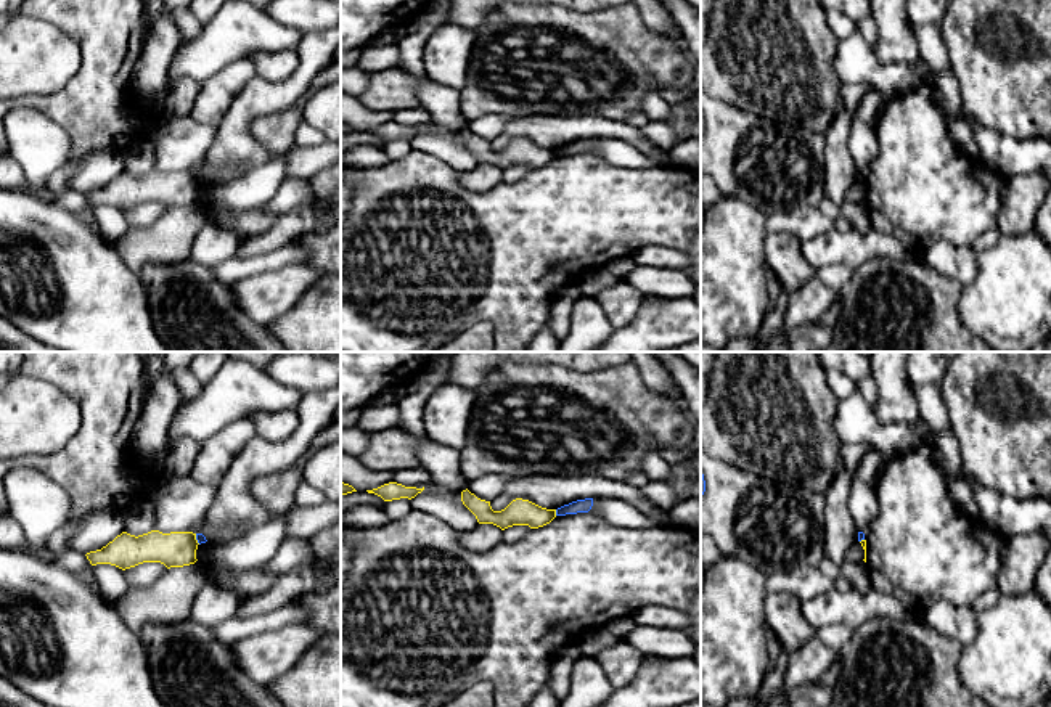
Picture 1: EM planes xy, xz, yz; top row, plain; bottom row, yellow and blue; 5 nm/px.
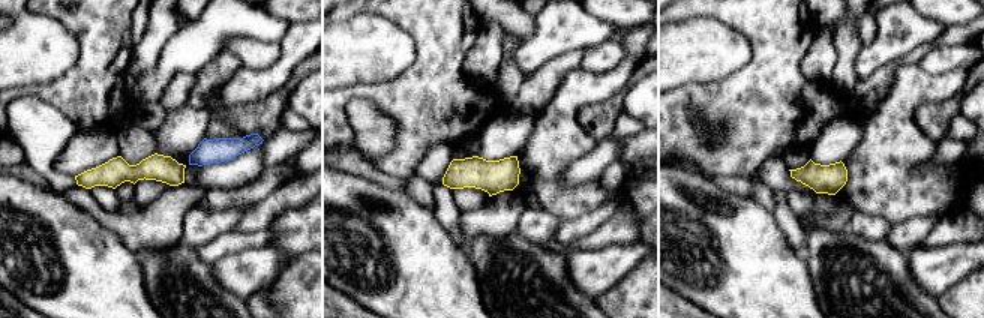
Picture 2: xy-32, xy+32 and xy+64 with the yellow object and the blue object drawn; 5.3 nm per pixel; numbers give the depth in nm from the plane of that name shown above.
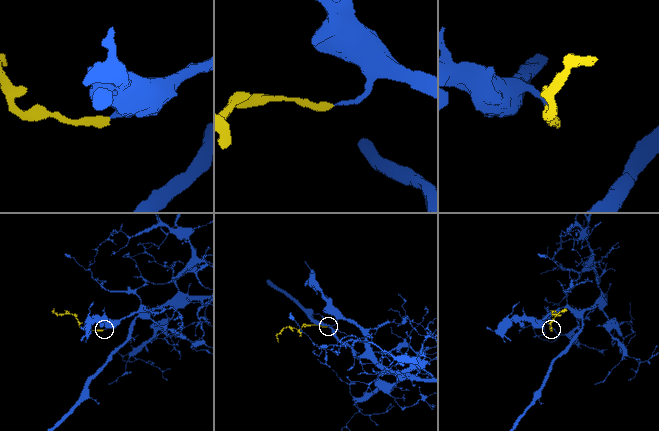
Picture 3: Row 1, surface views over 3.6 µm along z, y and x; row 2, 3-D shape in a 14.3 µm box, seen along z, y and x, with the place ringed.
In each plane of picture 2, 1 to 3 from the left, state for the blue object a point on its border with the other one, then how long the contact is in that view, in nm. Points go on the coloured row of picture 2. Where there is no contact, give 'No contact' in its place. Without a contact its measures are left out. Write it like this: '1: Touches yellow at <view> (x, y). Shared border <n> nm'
1: No contact
2: No contact
3: No contact

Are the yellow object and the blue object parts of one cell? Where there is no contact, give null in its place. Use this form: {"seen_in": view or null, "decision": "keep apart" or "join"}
{"seen_in": "xz", "decision": "keep apart"}

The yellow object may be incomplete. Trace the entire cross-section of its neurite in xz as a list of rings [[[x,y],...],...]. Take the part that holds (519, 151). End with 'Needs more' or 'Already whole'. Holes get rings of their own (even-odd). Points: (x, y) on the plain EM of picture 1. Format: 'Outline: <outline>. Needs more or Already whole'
Outline: [[[468,129],[461,132],[461,141],[476,156],[479,164],[493,164],[501,170],[513,166],[538,169],[556,157],[556,149],[546,149],[522,138],[513,140],[501,151],[493,151],[490,141],[477,138]]]. Already whole

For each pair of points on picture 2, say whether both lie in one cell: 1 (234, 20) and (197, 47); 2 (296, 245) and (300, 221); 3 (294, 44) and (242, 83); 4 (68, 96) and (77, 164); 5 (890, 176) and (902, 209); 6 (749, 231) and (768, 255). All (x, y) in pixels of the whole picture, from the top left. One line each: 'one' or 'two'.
1: one
2: one
3: one
4: two
5: one
6: one

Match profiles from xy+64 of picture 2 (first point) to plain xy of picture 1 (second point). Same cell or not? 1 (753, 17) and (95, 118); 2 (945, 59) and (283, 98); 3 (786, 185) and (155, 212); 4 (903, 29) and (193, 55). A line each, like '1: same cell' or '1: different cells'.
1: same cell
2: different cells
3: different cells
4: same cell

